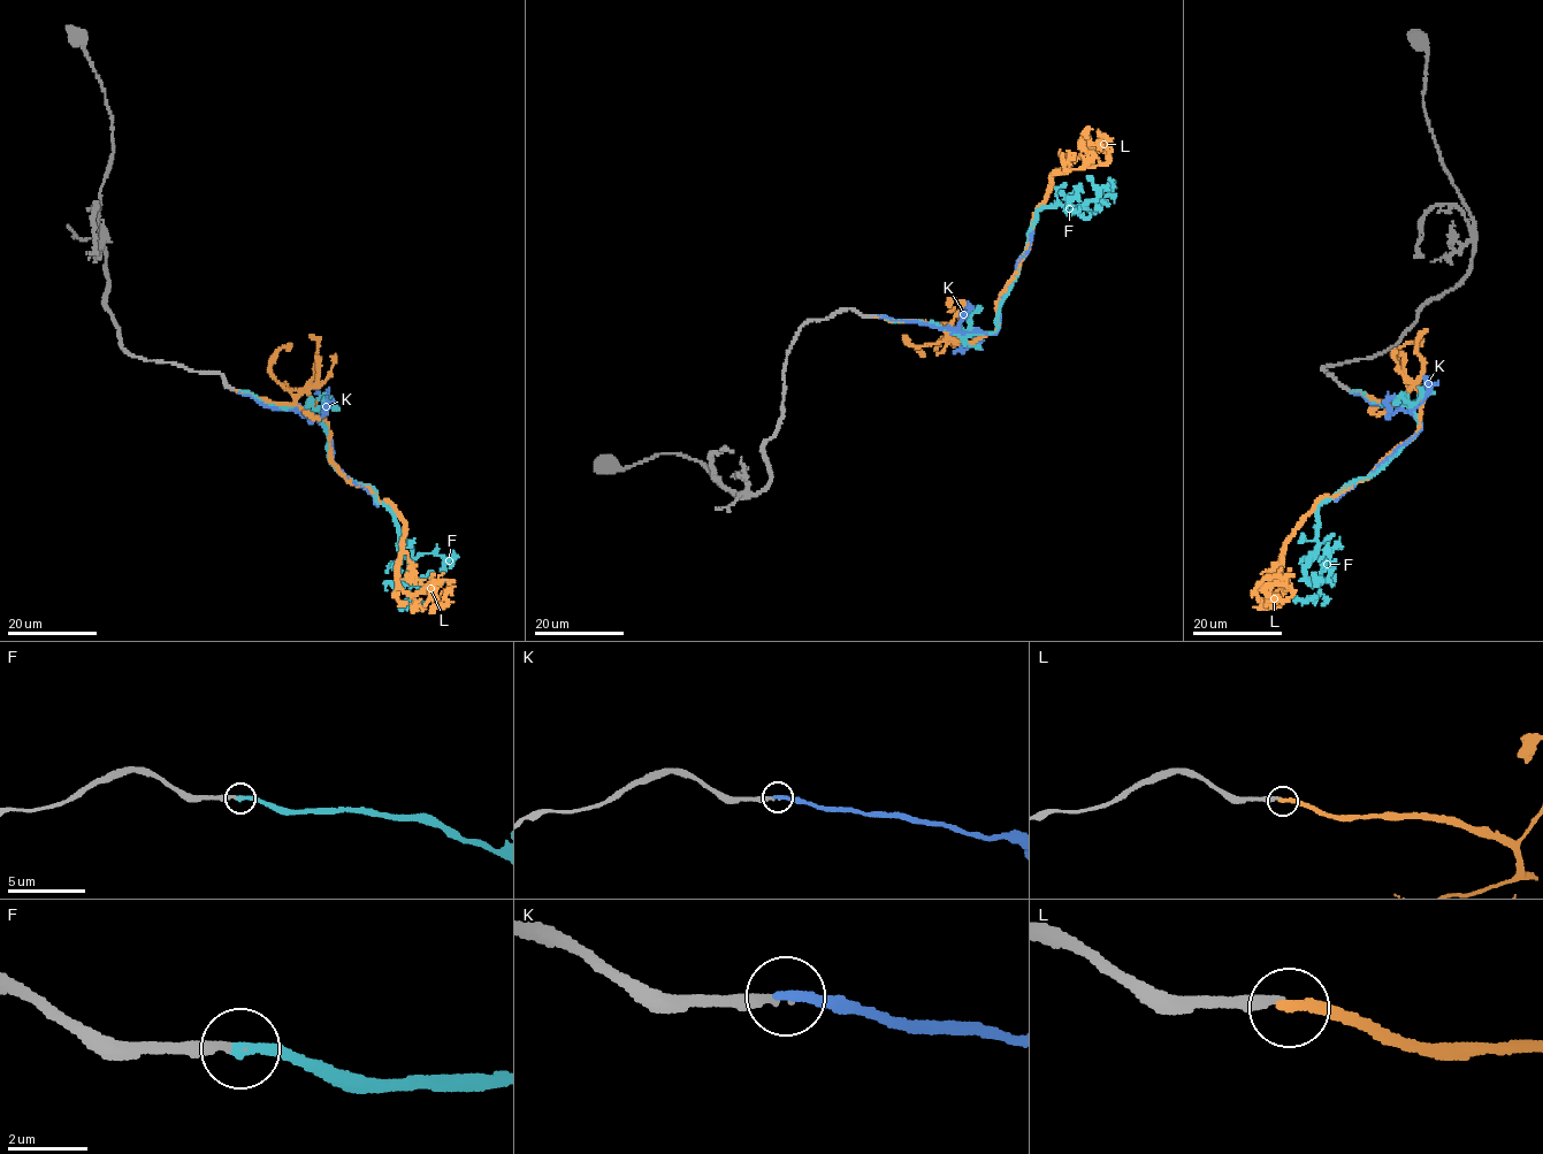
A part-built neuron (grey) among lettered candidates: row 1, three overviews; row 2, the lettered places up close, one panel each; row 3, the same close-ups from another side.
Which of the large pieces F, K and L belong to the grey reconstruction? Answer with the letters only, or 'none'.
F

